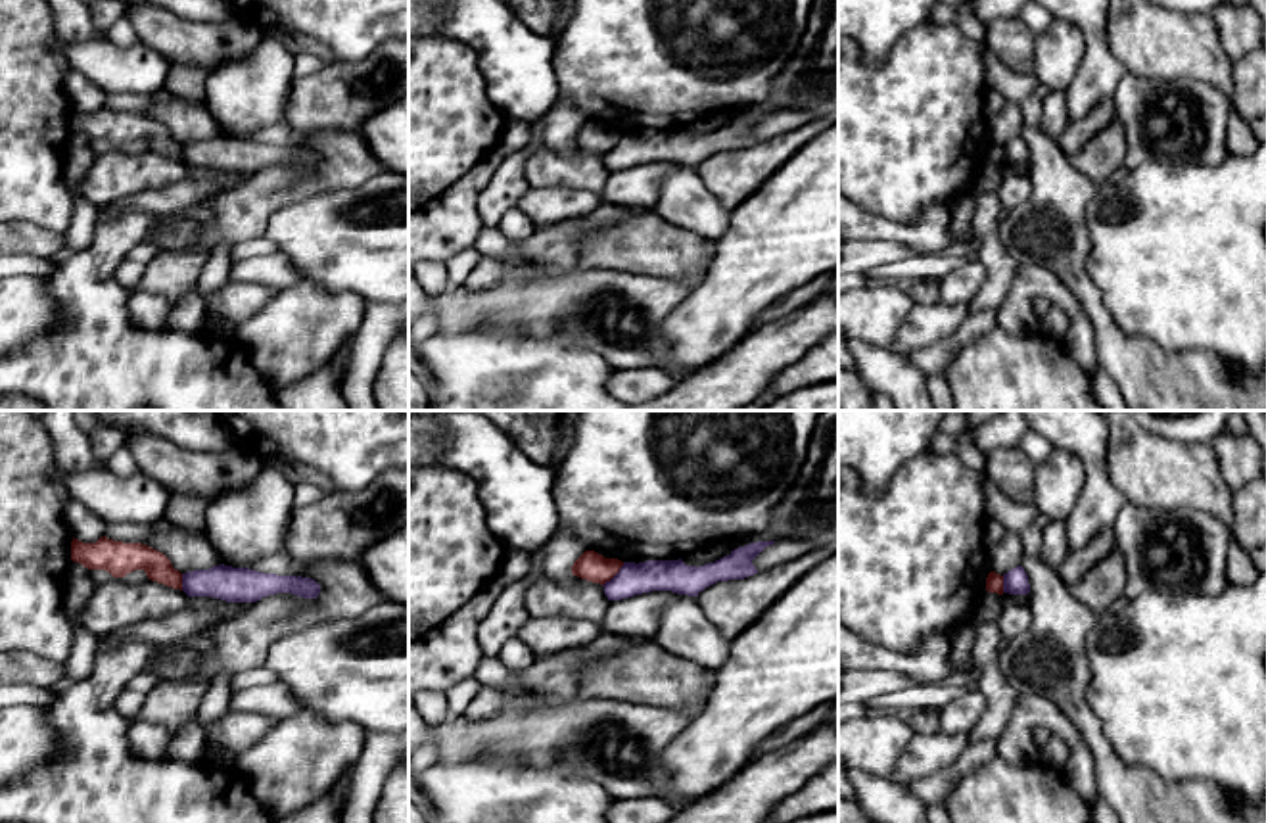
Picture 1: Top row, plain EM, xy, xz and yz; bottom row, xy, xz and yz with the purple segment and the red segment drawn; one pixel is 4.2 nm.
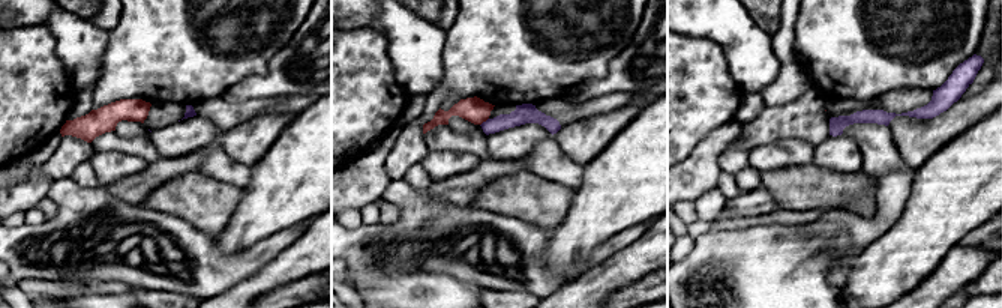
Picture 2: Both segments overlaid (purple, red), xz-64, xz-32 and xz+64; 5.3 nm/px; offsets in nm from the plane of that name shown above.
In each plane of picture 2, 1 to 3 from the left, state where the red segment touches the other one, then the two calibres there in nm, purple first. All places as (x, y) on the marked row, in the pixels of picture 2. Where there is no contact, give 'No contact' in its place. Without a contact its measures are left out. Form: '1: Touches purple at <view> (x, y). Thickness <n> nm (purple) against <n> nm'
1: No contact
2: Touches purple at xz-32 (483, 122). Thickness 110 nm (purple) against 140 nm
3: No contact

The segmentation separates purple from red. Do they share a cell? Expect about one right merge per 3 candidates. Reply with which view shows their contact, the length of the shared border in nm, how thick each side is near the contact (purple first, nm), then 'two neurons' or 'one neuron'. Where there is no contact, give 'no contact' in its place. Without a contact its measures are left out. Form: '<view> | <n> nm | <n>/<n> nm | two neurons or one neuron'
xz | 140 nm | 140/120 nm | two neurons

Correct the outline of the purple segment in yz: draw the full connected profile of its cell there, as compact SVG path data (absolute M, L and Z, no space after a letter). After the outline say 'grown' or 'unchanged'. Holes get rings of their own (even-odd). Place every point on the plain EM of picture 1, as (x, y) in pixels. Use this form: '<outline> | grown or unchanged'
M1017 136L1003 144L1003 163L1009 165L1028 165L1030 163L1030 153L1028 146L1022 136Z | unchanged

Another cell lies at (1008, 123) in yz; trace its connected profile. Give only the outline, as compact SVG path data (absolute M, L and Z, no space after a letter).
M1005 102L1001 111L988 119L990 142L999 146L1022 134L1022 109L1020 104Z

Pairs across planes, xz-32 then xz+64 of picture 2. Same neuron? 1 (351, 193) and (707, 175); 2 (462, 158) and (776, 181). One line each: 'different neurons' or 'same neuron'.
1: same neuron
2: different neurons

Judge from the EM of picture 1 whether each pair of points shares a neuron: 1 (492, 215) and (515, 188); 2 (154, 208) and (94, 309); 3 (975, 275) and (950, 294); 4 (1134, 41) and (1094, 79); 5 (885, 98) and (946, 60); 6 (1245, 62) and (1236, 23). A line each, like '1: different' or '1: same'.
1: same
2: different
3: same
4: different
5: same
6: same

